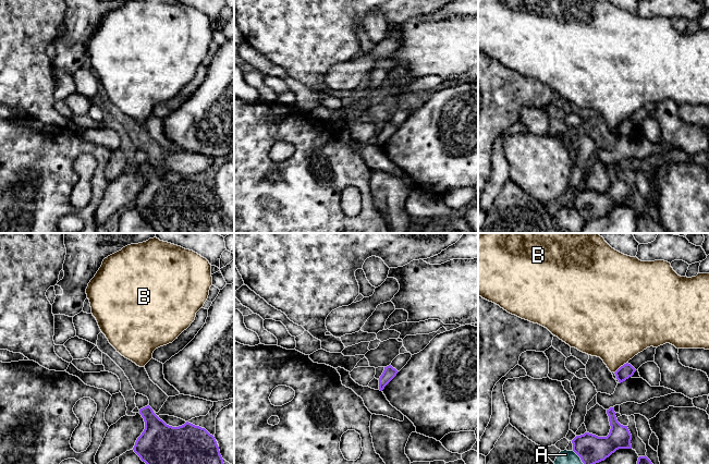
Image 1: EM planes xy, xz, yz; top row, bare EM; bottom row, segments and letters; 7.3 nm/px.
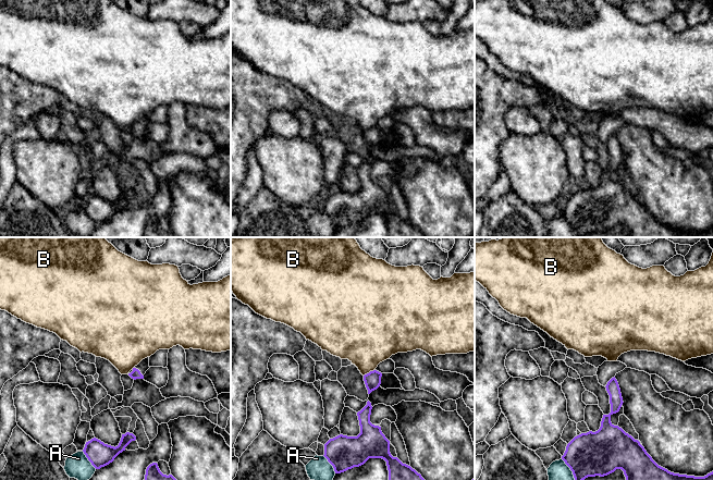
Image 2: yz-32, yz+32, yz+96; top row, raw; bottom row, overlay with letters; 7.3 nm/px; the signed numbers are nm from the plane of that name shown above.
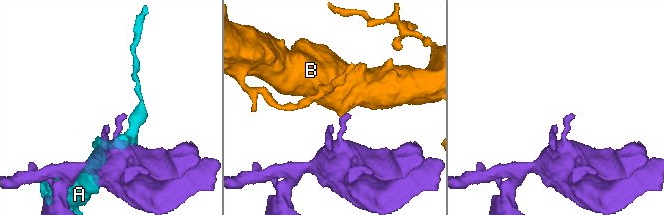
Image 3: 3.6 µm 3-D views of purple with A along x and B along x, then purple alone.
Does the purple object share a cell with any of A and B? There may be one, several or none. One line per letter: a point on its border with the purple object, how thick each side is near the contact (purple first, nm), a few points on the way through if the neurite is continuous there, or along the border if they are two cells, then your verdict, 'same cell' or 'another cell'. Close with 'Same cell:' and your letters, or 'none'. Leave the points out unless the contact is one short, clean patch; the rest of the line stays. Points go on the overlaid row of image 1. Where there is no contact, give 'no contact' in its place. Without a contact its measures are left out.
A: contact yz (578, 455); calibres 220 and 100 nm; another cell
B: contact yz (621, 366); calibres 100 and 420 nm; border yz (627, 362), (614, 373); another cell
Same cell: none

